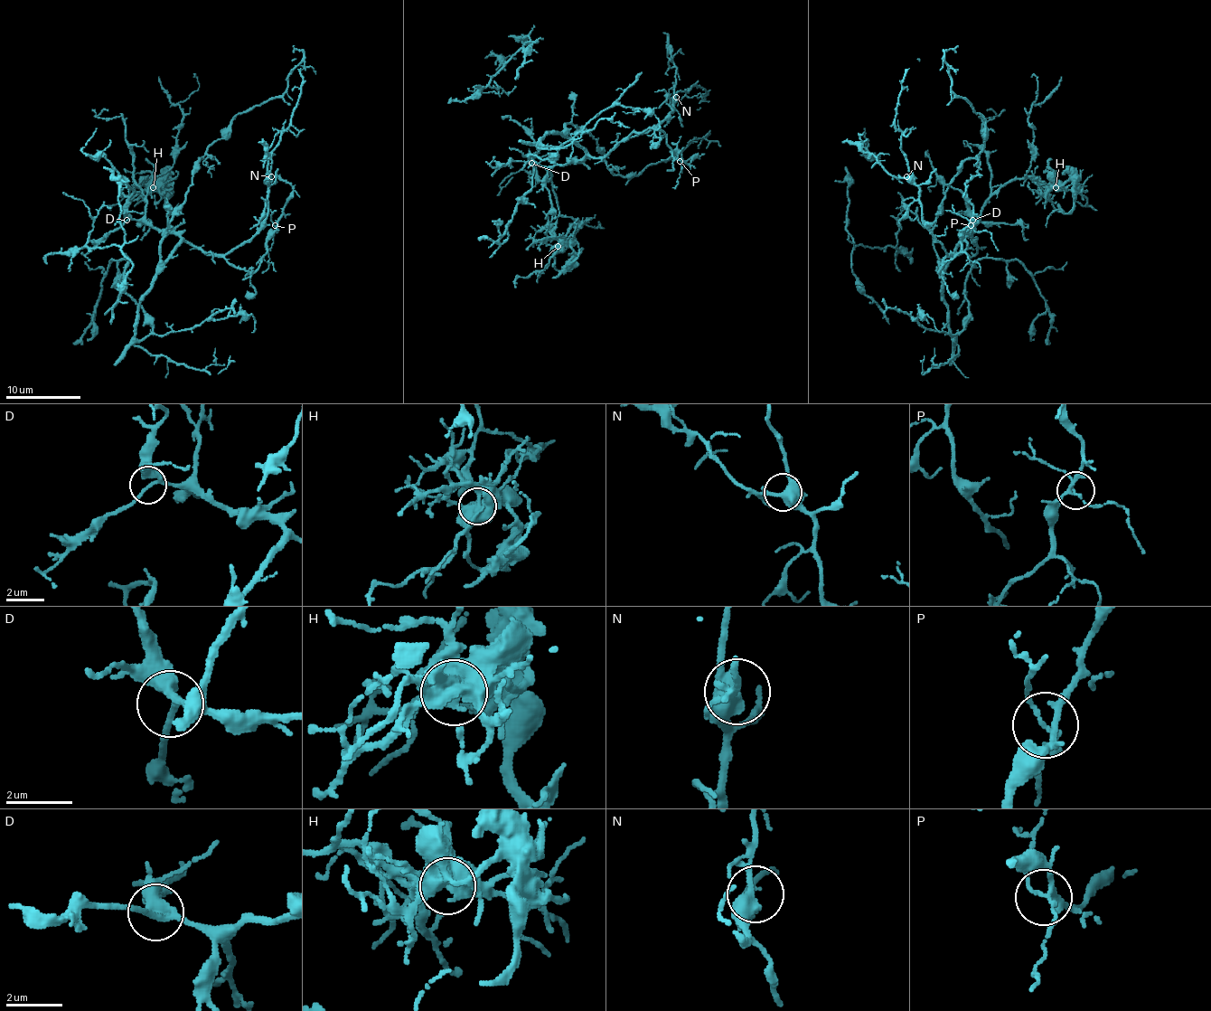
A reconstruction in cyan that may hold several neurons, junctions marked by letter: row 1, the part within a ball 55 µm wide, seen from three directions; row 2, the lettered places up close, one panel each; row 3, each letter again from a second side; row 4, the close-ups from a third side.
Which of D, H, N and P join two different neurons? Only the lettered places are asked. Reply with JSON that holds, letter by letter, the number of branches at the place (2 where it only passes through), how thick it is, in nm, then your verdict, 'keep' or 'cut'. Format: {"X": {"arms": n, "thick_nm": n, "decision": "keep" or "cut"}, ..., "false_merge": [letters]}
{"D": {"arms": 3, "thick_nm": 160, "decision": "keep"}, "H": {"arms": 3, "thick_nm": 550, "decision": "cut"}, "N": {"arms": 4, "thick_nm": 400, "decision": "keep"}, "P": {"arms": 4, "thick_nm": 120, "decision": "keep"}, "false_merge": ["H"]}

